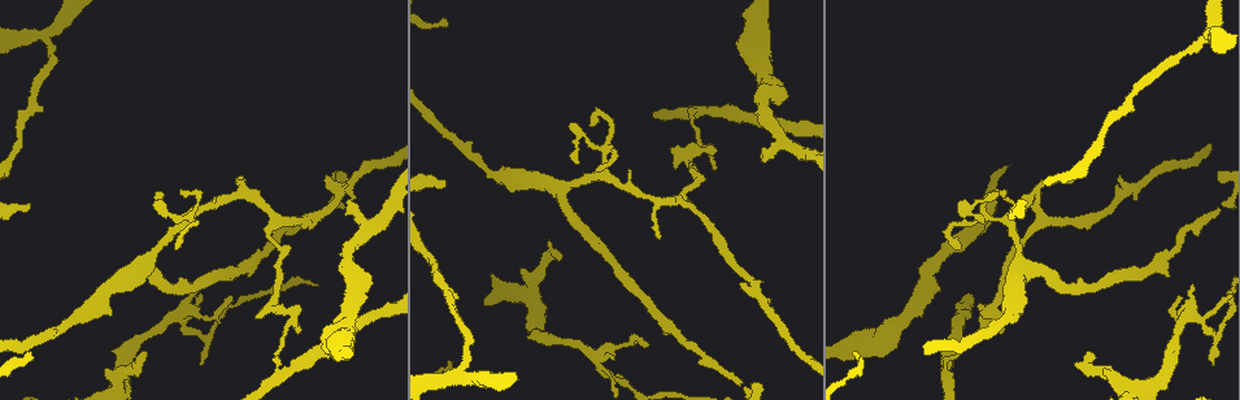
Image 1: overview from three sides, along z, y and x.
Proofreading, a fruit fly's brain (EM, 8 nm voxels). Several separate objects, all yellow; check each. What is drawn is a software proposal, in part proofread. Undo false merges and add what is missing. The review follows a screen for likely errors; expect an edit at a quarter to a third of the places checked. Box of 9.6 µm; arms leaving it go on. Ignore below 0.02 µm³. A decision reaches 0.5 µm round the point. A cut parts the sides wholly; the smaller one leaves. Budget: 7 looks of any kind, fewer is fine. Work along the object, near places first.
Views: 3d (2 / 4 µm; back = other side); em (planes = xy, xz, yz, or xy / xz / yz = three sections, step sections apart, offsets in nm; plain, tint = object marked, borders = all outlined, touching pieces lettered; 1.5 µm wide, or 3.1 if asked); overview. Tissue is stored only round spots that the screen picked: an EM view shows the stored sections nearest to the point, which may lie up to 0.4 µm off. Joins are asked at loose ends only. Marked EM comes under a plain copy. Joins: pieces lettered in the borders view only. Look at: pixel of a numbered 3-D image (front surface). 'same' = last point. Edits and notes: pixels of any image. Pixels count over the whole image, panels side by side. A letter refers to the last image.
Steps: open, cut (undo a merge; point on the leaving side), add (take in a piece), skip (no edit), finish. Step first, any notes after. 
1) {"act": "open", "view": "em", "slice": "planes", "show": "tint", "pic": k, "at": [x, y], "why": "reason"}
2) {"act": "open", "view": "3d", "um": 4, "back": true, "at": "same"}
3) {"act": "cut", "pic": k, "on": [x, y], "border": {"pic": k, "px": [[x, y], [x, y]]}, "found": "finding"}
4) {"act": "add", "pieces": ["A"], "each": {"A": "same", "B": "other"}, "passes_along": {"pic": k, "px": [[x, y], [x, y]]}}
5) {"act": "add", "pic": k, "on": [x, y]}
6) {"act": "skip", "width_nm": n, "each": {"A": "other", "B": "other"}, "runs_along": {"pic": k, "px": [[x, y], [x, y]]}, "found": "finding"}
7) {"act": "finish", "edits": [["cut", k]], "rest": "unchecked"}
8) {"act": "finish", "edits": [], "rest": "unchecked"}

{"act": "open", "view": "em", "um": 3.1, "slice": "planes", "show": "tint", "pic": 1, "at": [348, 202], "why": "branch stops here"}

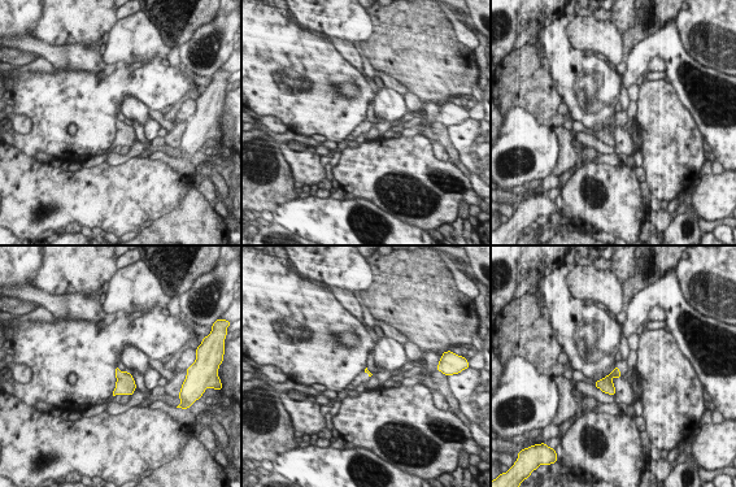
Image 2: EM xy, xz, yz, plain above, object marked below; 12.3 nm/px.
{"act": "open", "view": "em", "um": 3.1, "slice": "planes", "show": "borders", "at": "same", "why": "what lies round it"}

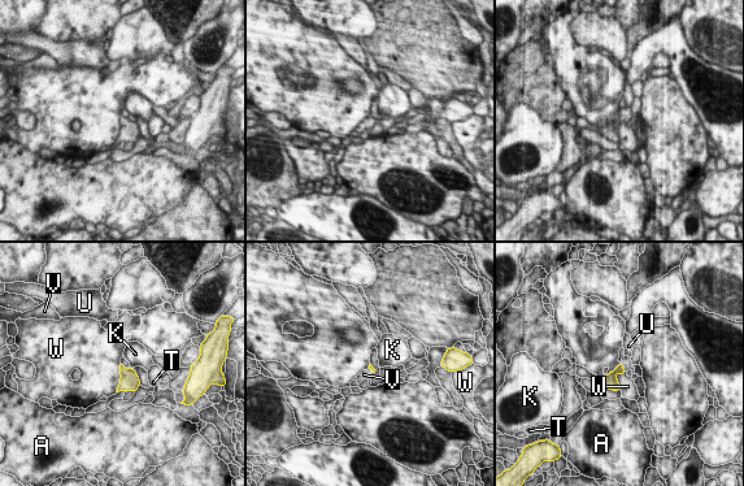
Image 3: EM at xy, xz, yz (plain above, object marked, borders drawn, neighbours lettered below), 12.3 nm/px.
{"act": "add", "pieces": ["V"], "each": {"A": "other", "K": "other", "T": "other", "U": "other", "V": "same", "W": "other"}, "passes_along": {"pic": 3, "px": [[609, 381], [622, 367], [626, 361]]}, "found": "the cell continues"}

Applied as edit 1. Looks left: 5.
{"act": "open", "view": "3d", "um": 2, "pic": 1, "at": [946, 364], "why": "three arms meet"}

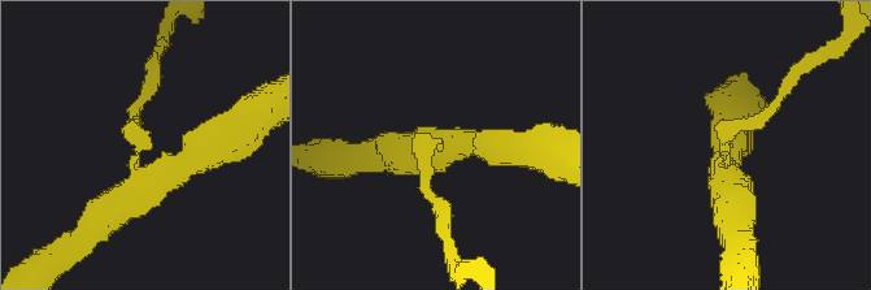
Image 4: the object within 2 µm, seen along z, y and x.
{"act": "open", "view": "em", "slice": "xy", "step": 4, "show": "tint", "pic": 4, "at": [728, 137], "why": "shape alone is not enough"}

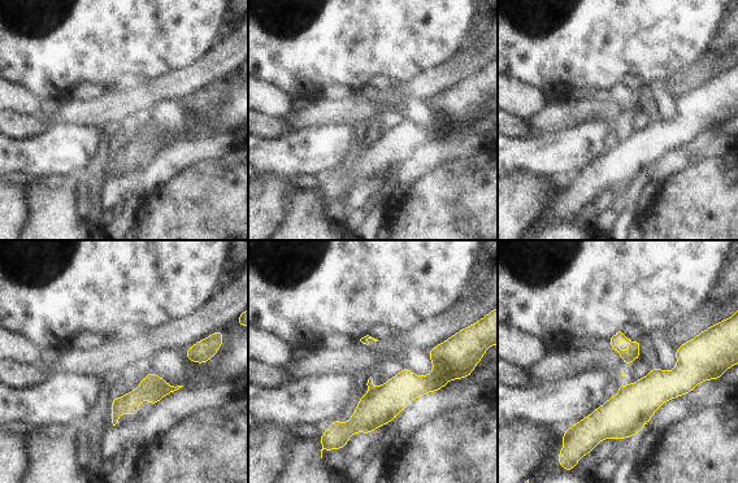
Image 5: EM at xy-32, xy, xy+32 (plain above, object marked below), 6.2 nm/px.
{"act": "open", "view": "em", "slice": "planes", "show": "borders", "at": "same", "why": "cut it another way"}

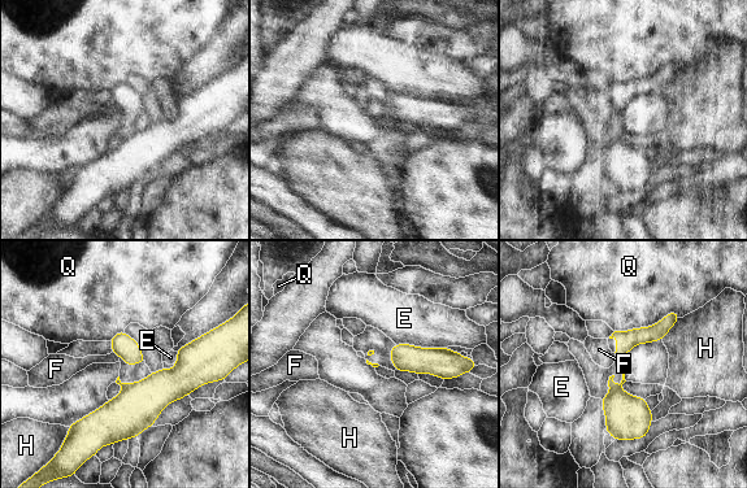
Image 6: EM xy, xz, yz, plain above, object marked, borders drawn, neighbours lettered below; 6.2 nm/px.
{"act": "cut", "pic": 6, "on": [628, 417], "width_nm": 120, "each": {"E": "other", "F": "other", "H": "other", "Q": "other"}, "part_leaving": {"pic": 6, "px": [[202, 339], [135, 408], [90, 418]]}, "found": "a second cell is stuck on"}

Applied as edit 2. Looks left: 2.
{"act": "open", "view": "3d", "um": 2, "pic": 1, "at": [582, 135], "why": "sharp bend"}

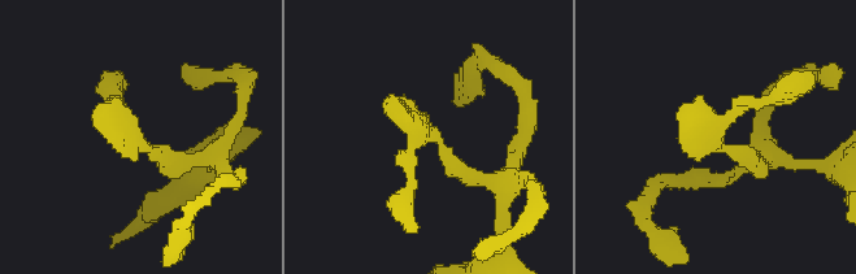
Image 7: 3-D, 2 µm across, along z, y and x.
{"act": "open", "view": "em", "slice": "planes", "show": "borders", "pic": 7, "at": [711, 143], "why": "need the tissue"}

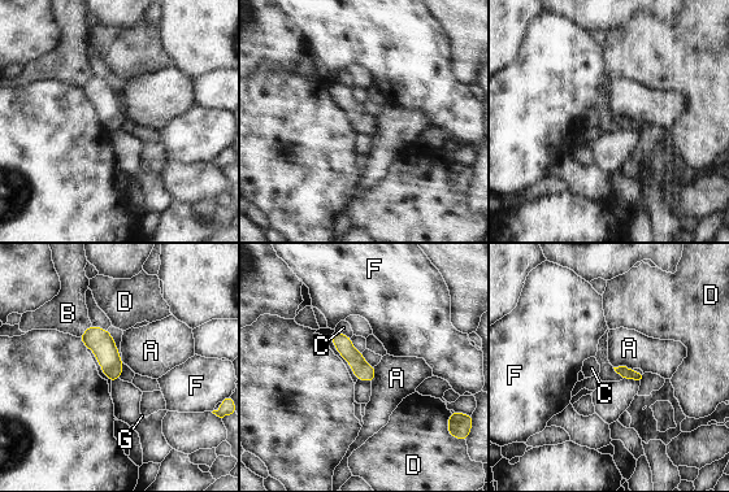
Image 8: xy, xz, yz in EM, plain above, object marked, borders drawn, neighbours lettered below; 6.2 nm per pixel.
{"act": "skip", "longest_contact_nm": ["B", 120], "each": {"A": "other", "B": "other", "C": "other", "D": "other", "F": "other", "G": "other"}, "border": {"pic": 8, "px": [[613, 366], [628, 366], [632, 369]]}, "found": "continuous, no second cell"}

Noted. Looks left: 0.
{"act": "finish", "edits": [["add", 3], ["cut", 6]], "rest": "unchecked"}

